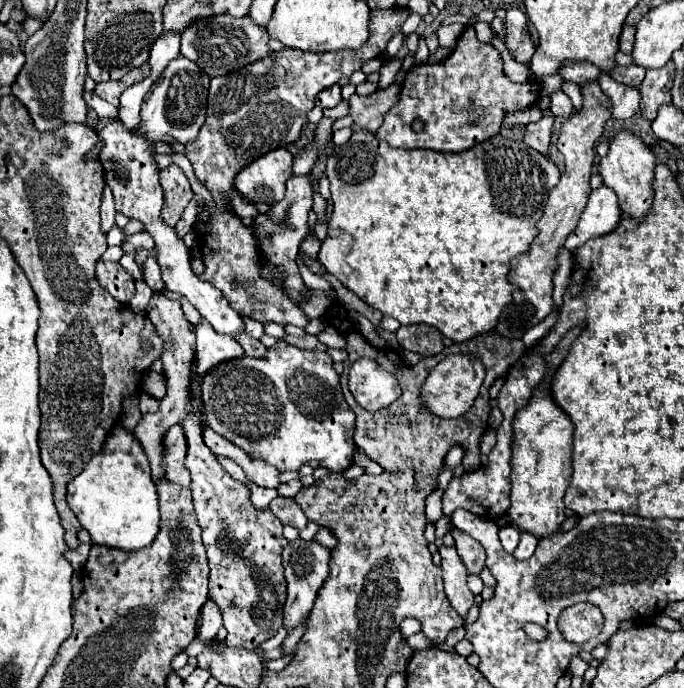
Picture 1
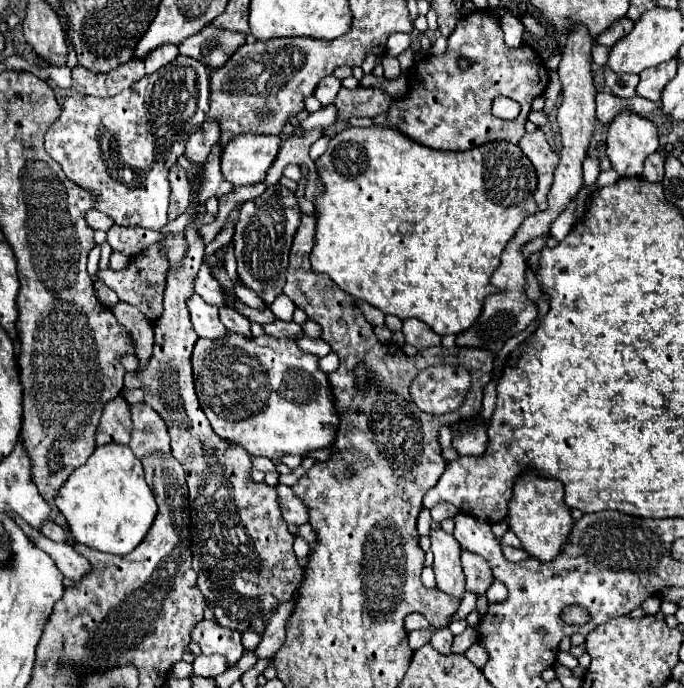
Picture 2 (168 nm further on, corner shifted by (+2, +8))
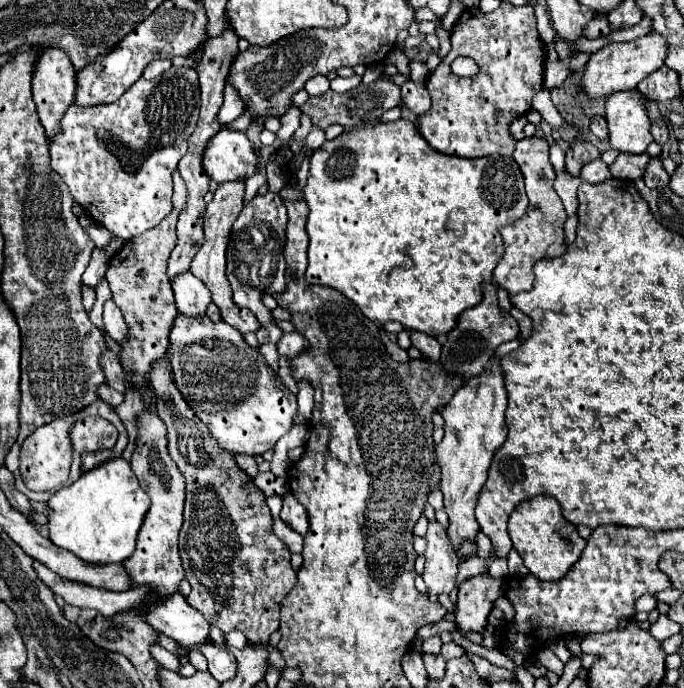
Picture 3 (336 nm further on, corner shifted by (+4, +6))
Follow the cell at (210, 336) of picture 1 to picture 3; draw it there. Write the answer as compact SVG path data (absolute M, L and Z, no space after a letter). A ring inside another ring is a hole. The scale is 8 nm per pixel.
M190 270L180 272L172 278L172 290L176 296L176 306L182 314L206 314L206 308L212 302L210 290Z

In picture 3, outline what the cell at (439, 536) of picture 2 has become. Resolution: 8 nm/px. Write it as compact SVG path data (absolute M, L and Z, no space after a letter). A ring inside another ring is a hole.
M436 520L428 522L428 534L426 534L426 570L422 574L428 592L434 596L450 594L450 590L456 584L458 574L458 562L456 554L452 554L452 546L448 546L448 536L442 524Z

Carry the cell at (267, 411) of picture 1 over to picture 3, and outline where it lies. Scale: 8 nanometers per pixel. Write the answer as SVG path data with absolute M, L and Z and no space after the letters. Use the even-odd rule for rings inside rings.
M178 314L170 330L170 346L166 354L176 388L180 390L192 412L208 426L220 448L248 456L264 454L266 450L272 450L280 436L284 436L292 428L292 418L298 410L296 396L292 396L290 390L274 378L268 366L260 366L264 364L260 352L250 348L244 336L226 322L212 322L208 316Z

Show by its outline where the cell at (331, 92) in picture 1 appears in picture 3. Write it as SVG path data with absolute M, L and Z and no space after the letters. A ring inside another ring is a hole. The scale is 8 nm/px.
M316 76L316 78L310 78L304 88L310 96L316 96L316 94L324 94L326 90L330 90L330 82L326 76Z

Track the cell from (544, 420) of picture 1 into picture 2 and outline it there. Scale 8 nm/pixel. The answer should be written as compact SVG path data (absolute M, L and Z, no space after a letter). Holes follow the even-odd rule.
M524 468L524 472L514 482L506 520L530 556L542 562L552 560L562 550L562 544L566 542L574 524L570 508L564 504L564 484L556 478L540 476L534 468Z

